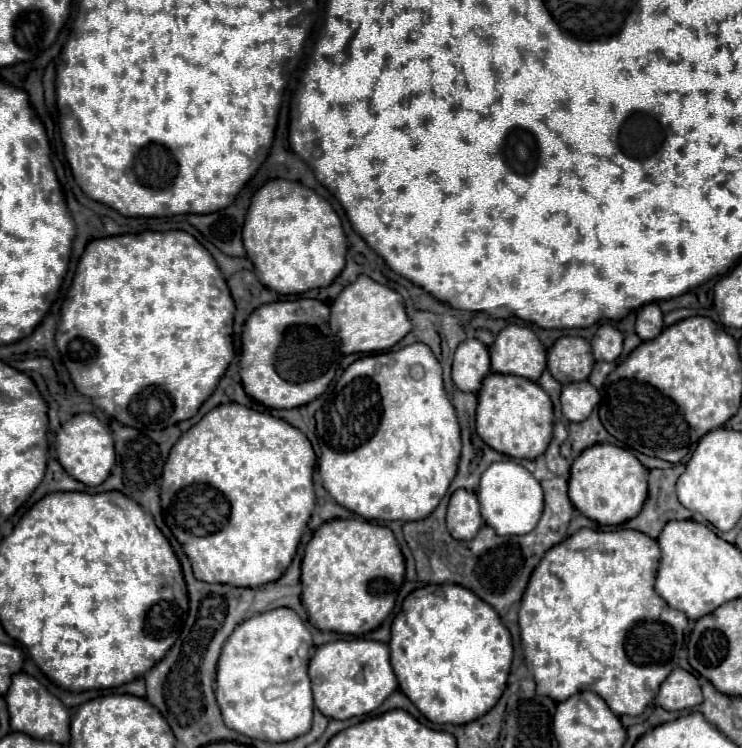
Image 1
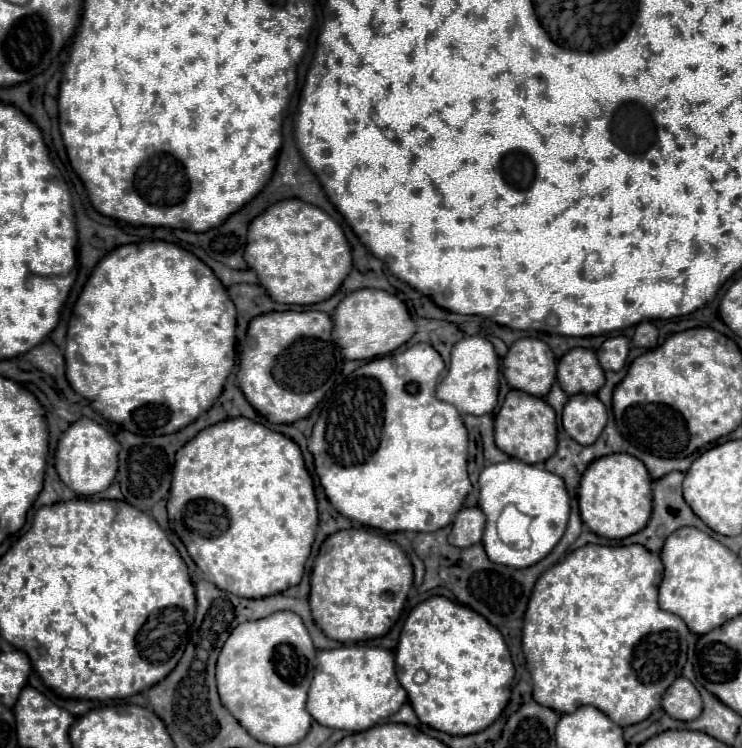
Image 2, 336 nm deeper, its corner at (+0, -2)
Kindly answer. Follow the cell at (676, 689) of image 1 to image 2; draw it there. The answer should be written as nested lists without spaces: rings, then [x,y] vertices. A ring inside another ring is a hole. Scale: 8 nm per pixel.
[[[677,678],[663,696],[663,710],[675,720],[695,720],[699,718],[703,704],[701,694],[687,678]]]

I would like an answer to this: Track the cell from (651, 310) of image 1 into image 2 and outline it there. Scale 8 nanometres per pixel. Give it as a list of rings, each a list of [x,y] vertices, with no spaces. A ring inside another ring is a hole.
[[[641,322],[635,328],[633,346],[637,346],[637,348],[655,348],[657,346],[657,328],[651,322]]]

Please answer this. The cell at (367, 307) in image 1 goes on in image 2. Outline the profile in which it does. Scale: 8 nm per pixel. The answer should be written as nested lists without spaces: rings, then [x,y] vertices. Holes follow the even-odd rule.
[[[355,290],[347,294],[333,314],[333,338],[347,360],[371,360],[391,354],[415,334],[415,322],[405,304],[385,290]]]

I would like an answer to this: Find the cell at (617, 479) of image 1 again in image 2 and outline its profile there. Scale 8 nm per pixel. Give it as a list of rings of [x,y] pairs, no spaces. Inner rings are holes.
[[[609,454],[591,462],[579,486],[579,510],[585,526],[597,536],[621,540],[639,532],[651,516],[651,476],[641,460],[629,454]]]

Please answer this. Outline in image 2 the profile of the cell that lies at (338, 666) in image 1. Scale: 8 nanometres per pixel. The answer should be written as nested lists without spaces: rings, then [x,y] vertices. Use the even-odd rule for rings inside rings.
[[[341,646],[317,652],[313,682],[307,692],[307,710],[321,726],[363,732],[395,714],[405,702],[407,692],[397,680],[395,656],[391,650],[375,646]]]

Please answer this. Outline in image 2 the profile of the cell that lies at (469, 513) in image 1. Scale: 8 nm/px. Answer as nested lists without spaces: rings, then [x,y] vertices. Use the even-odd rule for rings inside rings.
[[[477,506],[463,508],[455,516],[448,542],[457,548],[467,548],[467,546],[479,544],[481,536],[483,536],[483,528],[485,528],[485,514]]]

